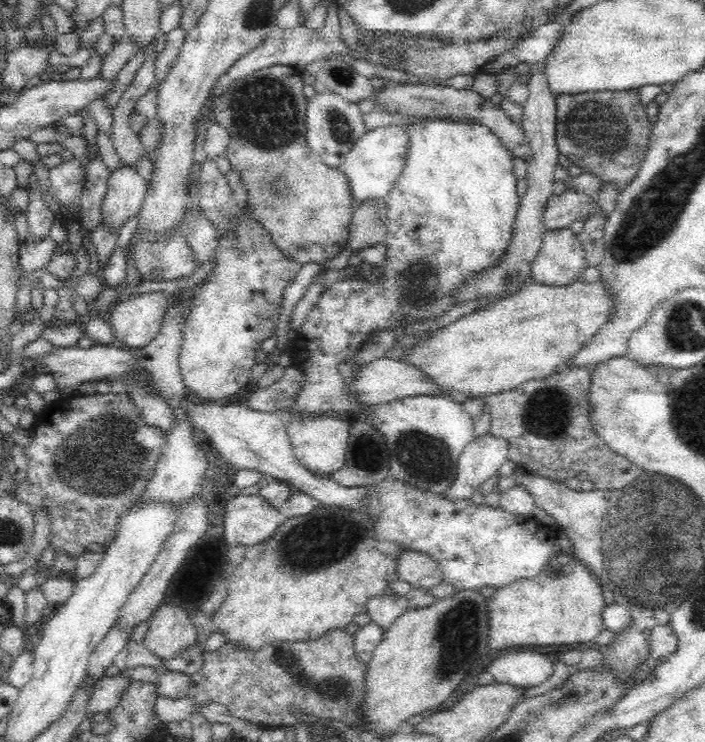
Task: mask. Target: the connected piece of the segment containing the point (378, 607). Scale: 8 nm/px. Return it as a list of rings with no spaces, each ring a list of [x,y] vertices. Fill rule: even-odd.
[[[394,594],[373,596],[367,600],[365,607],[371,621],[384,630],[388,630],[409,609],[406,597]]]

